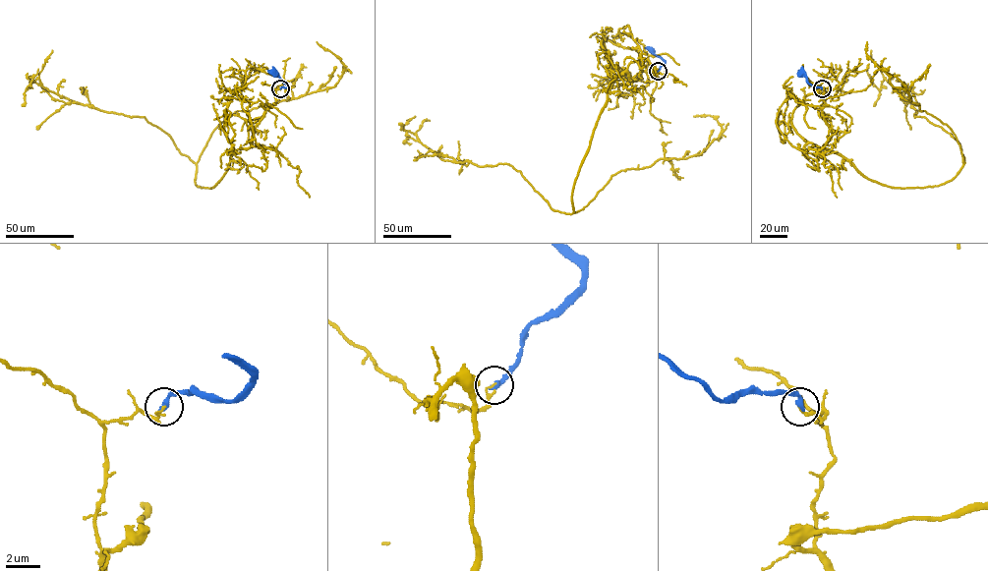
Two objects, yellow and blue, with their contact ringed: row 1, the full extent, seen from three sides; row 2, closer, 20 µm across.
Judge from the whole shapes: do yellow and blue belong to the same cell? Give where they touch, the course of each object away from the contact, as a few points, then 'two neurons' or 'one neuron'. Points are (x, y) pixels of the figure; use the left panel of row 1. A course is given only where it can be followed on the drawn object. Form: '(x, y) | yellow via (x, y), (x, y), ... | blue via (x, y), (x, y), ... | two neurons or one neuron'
(280, 88) | yellow via (280, 88), (249, 147), (212, 188), (197, 186), (201, 154), (231, 115), (337, 83), (344, 65), (317, 42) | blue via (280, 88), (288, 85), (273, 73) | two neurons

